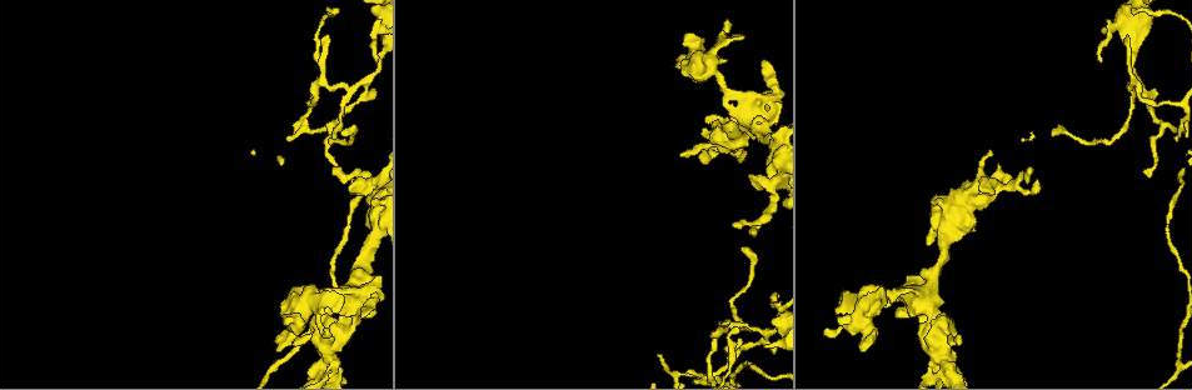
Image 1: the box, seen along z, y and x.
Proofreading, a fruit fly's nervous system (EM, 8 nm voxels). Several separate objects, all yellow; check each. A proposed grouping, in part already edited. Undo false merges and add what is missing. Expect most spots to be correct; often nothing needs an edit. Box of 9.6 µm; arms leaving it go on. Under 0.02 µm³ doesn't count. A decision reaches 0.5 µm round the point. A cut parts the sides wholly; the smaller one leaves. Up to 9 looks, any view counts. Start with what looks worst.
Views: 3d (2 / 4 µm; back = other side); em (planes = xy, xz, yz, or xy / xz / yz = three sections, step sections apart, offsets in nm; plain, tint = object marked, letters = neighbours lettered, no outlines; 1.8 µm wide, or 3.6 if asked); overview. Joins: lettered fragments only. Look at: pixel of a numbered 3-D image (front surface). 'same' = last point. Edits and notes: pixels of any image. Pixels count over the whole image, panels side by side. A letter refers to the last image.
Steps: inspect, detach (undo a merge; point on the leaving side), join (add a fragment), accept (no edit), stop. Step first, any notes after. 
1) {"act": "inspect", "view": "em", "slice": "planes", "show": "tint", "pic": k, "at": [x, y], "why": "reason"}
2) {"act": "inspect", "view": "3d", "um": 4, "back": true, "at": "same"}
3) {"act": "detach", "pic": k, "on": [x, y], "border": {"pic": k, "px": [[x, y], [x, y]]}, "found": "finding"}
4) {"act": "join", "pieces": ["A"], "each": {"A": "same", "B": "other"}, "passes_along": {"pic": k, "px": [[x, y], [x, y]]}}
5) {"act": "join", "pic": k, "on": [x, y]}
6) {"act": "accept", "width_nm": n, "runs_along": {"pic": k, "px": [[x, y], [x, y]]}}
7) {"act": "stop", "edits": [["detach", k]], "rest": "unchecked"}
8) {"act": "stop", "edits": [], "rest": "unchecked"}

{"act": "inspect", "view": "3d", "um": 4, "back": true, "pic": 1, "at": [775, 167], "why": "sudden change in width"}

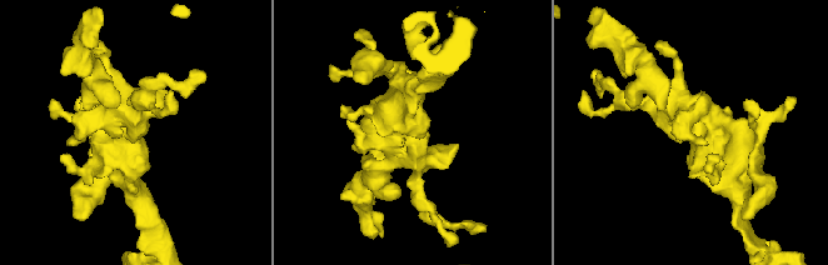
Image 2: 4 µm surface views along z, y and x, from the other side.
{"act": "inspect", "view": "em", "slice": "planes", "show": "letters", "pic": 2, "at": [135, 128]}

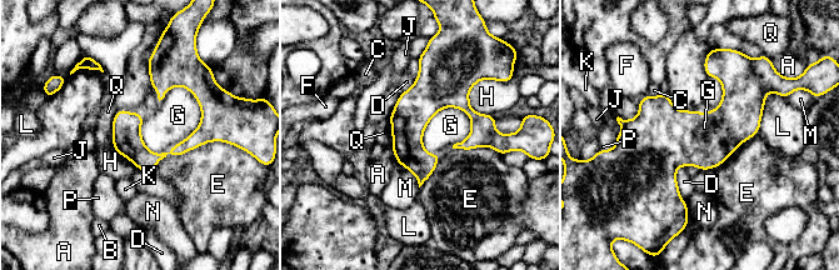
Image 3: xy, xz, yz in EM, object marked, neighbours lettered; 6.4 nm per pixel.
{"act": "accept", "each": {"A": "other", "B": "other", "C": "other", "D": "other", "E": "other", "F": "other", "G": "other", "H": "other", "J": "other", "K": "other", "L": "other", "M": "other", "N": "other", "P": "other", "Q": "other"}, "border": {"pic": 3, "px": [[181, 85], [200, 123], [151, 153]]}, "found": "one cell here"}

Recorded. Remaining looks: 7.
{"act": "inspect", "view": "em", "um": 3.6, "slice": "planes", "show": "letters", "pic": 1, "at": [932, 289], "why": "sharp bend"}

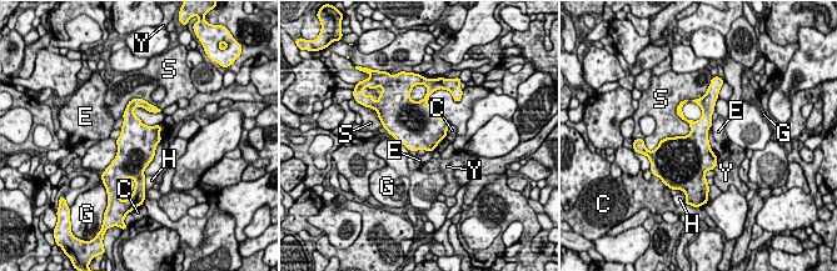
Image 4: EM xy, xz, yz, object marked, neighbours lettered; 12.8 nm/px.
{"act": "accept", "width_nm": 420, "each": {"C": "other", "E": "other", "G": "other", "H": "other", "S": "other", "Y": "other"}, "border": {"pic": 4, "px": [[687, 99], [689, 131], [657, 146]]}, "found": "one cell here"}

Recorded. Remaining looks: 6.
{"act": "inspect", "view": "em", "slice": "planes", "show": "letters", "pic": 1, "at": [324, 368], "why": "abrupt turn"}

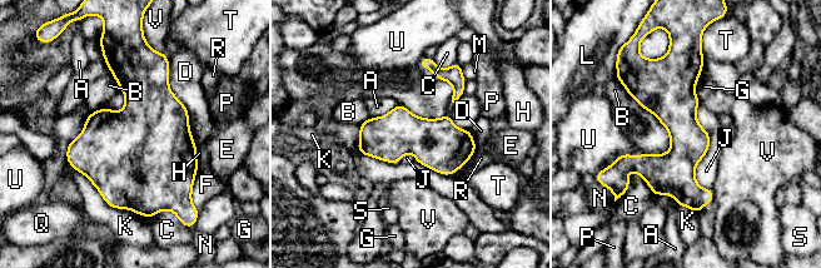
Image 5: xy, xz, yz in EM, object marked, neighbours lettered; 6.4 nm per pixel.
{"act": "accept", "each": {"A": "other", "B": "other", "C": "other", "D": "other", "E": "other", "F": "other", "G": "other", "H": "other", "J": "other", "K": "other", "L": "other", "M": "other", "N": "other", "P": "other", "Q": "other", "R": "other", "S": "other", "T": "other", "U": "other", "V": "other"}, "found": "continuous, no second cell"}

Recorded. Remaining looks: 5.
{"act": "inspect", "view": "em", "slice": "planes", "show": "letters", "pic": 1, "at": [1177, 140], "why": "thin end"}

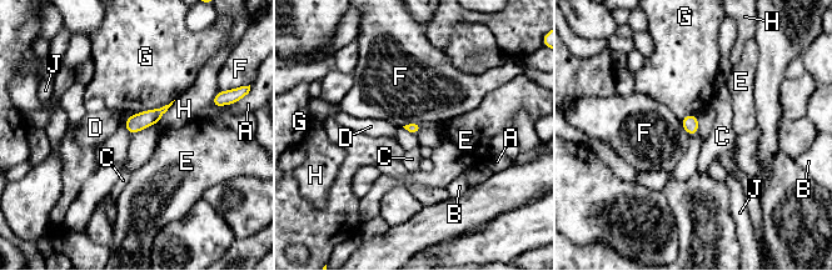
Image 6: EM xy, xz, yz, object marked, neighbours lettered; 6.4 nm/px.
{"act": "accept", "each": {"A": "other", "B": "other", "C": "other", "D": "other", "E": "other", "F": "other", "G": "other", "H": "other", "J": "other"}, "border": {"pic": 6, "px": [[422, 123], [409, 123], [403, 126]]}, "found": "no lettered fragment goes on from it"}

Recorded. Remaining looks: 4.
{"act": "stop", "edits": [], "rest": "unchecked"}

